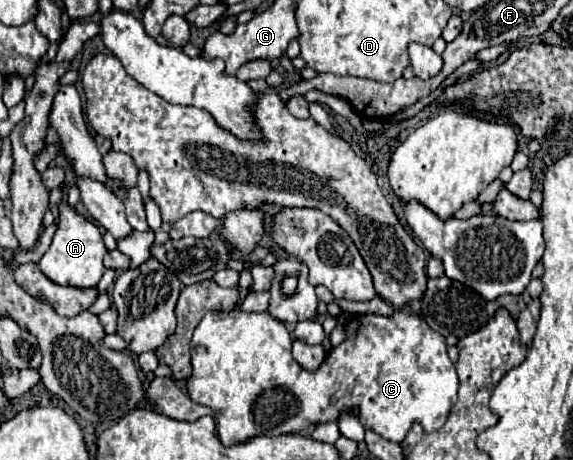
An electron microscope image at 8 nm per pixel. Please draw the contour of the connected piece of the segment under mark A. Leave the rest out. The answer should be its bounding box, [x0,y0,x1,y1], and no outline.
[39,201,107,287]

